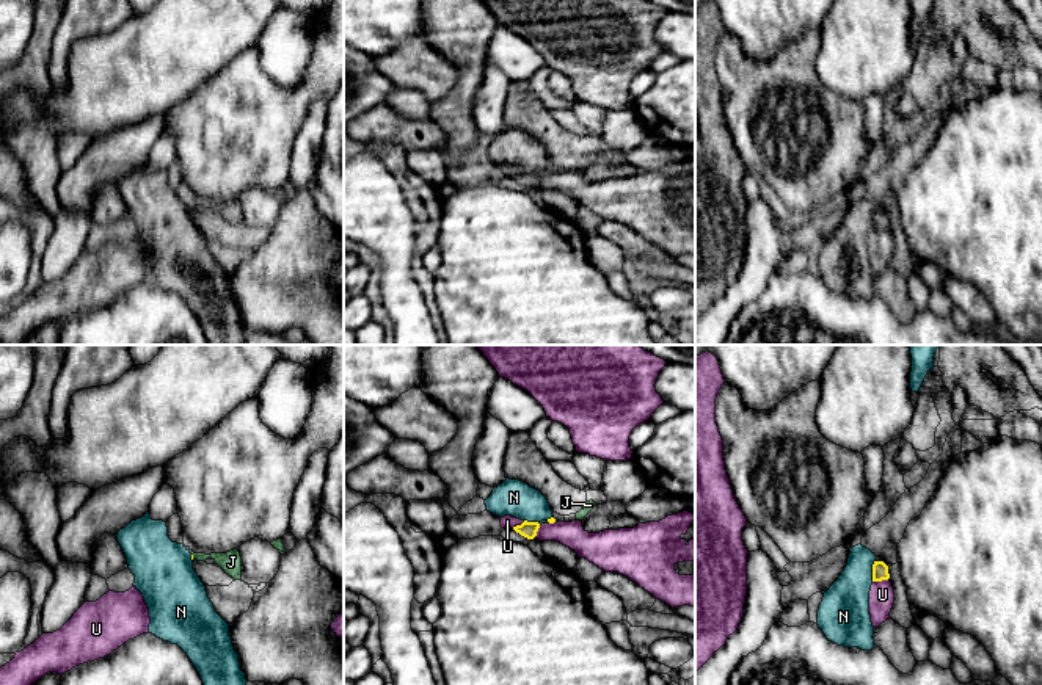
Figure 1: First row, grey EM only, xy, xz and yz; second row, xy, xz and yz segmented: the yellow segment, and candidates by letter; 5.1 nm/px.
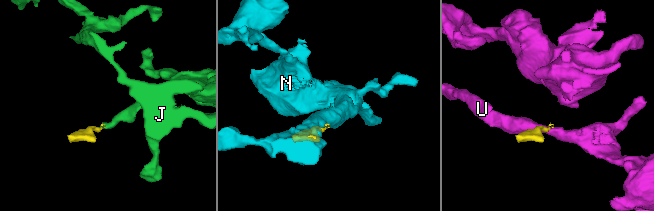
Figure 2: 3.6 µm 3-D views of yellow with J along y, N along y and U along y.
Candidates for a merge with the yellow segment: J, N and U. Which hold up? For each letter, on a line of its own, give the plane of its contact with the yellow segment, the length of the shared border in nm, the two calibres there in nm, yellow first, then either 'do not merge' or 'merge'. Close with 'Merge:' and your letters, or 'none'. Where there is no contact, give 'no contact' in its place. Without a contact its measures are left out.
J: xy | 30 nm | 20/110 nm | merge
N: yz | 110 nm | 80/260 nm | do not merge
U: yz | 80 nm | 80/130 nm | do not merge
Merge: J

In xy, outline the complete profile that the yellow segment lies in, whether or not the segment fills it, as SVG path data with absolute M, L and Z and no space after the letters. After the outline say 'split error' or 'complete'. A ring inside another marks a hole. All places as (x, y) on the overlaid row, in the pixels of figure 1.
M239 547L226 553L206 555L191 552L191 560L206 561L207 558L212 558L234 580L242 578L242 556Z | split error

